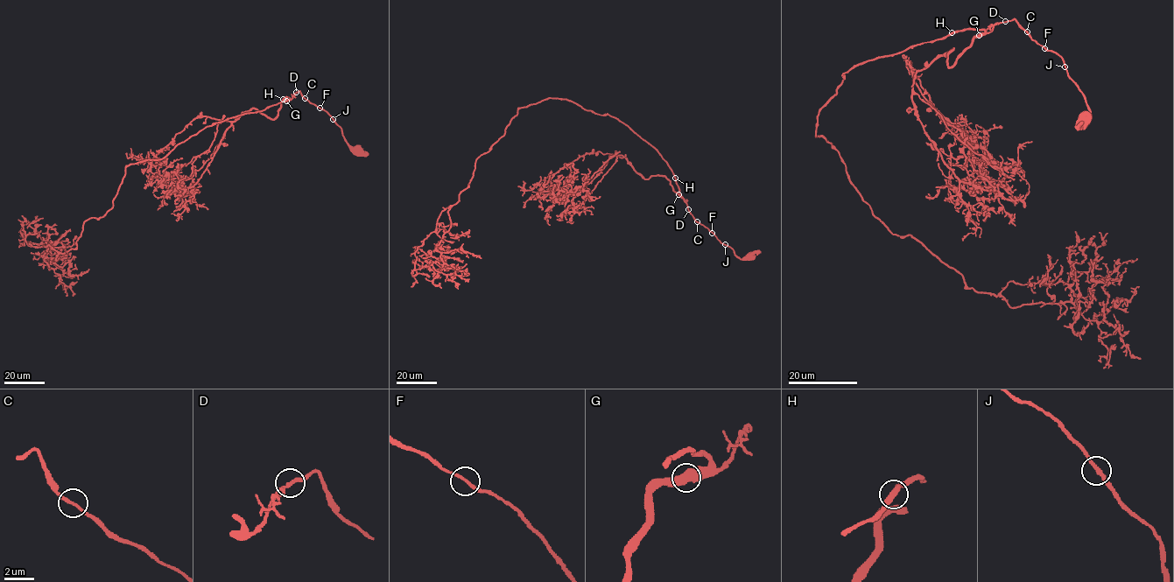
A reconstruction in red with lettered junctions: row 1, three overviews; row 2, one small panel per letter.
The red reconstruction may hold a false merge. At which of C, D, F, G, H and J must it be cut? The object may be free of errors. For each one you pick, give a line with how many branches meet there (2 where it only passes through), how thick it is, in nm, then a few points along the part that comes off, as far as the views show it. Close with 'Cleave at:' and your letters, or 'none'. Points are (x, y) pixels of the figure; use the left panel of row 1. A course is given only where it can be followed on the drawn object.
Cleave at: none

